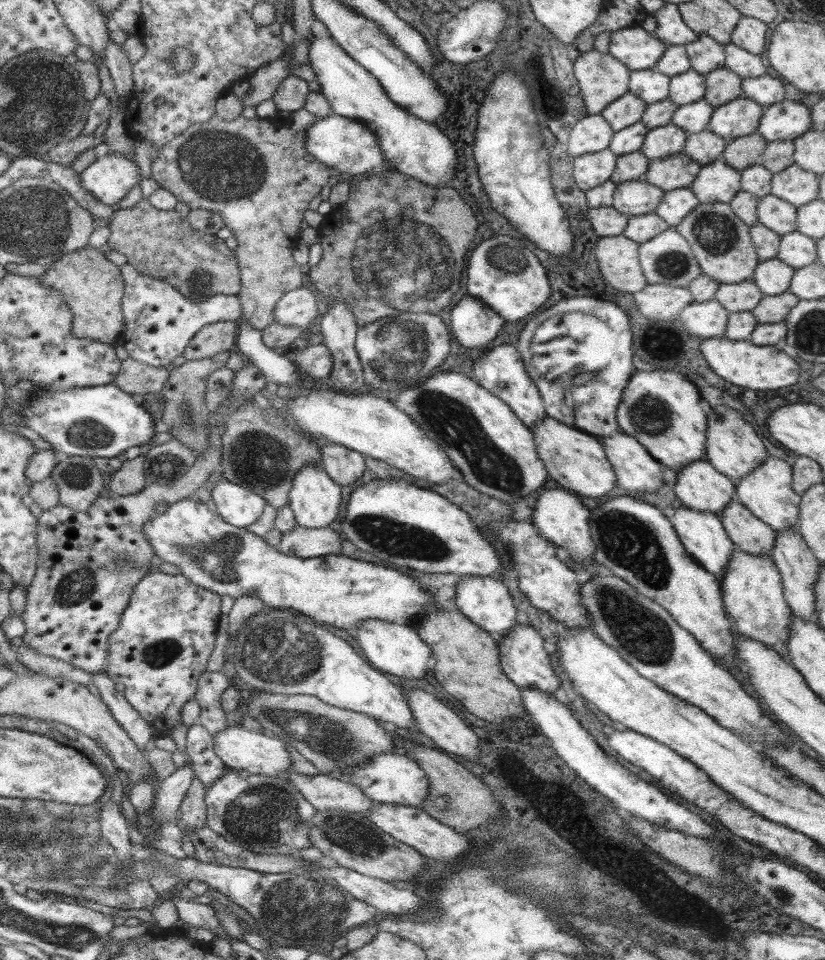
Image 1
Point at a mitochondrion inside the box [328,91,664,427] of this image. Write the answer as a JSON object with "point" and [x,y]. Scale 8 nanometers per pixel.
{"point":[398,262]}

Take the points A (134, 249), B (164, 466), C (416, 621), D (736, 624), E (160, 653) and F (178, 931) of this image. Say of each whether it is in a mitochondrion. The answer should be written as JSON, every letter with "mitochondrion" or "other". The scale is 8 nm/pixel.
{"A":"other","B":"mitochondrion","C":"other","D":"other","E":"mitochondrion","F":"other"}

